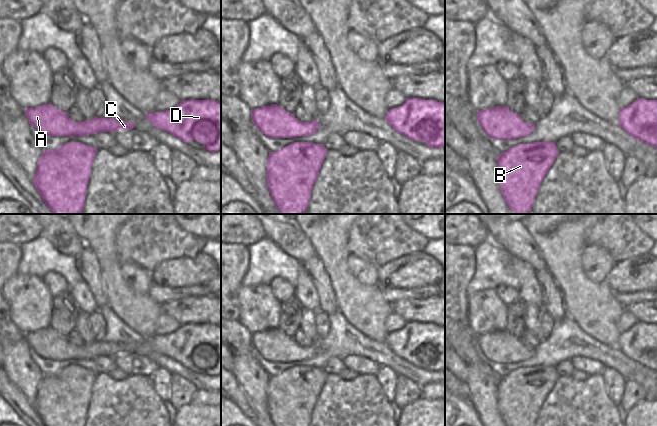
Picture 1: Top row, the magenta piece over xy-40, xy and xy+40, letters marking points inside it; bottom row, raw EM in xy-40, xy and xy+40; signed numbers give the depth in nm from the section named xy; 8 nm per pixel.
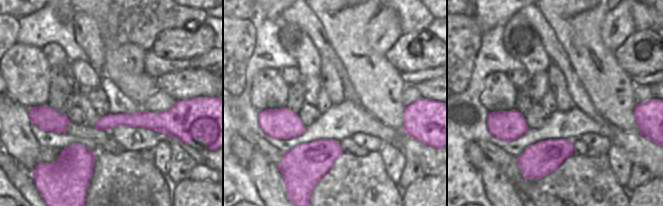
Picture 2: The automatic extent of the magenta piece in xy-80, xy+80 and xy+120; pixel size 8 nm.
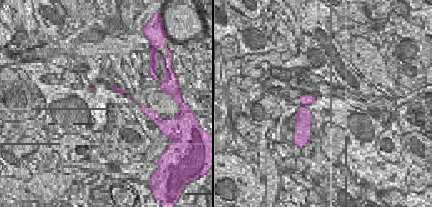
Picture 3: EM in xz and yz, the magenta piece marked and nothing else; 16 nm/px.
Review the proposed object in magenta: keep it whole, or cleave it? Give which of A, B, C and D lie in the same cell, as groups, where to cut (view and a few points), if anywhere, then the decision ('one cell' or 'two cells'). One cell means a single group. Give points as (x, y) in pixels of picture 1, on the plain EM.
A B C D | no cut | one cell

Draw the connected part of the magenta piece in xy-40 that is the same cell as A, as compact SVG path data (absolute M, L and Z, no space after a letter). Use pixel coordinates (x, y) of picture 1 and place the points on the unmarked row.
M44 328L36 332L28 332L25 339L29 348L46 360L89 360L98 356L114 356L131 354L134 346L126 346L118 342L98 342L74 346L67 336L62 336L52 328Z

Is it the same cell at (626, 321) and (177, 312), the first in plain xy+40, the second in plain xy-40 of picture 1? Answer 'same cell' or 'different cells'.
different cells

